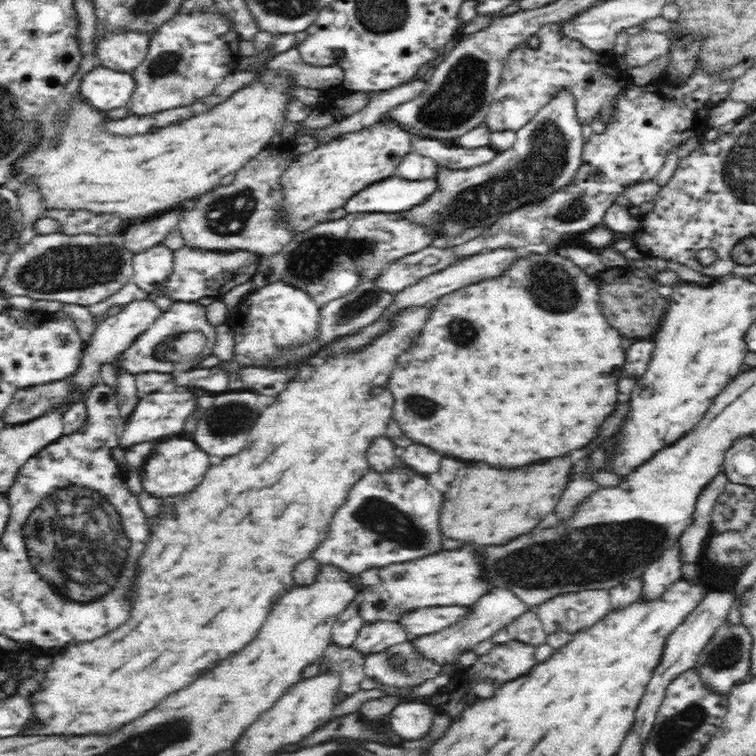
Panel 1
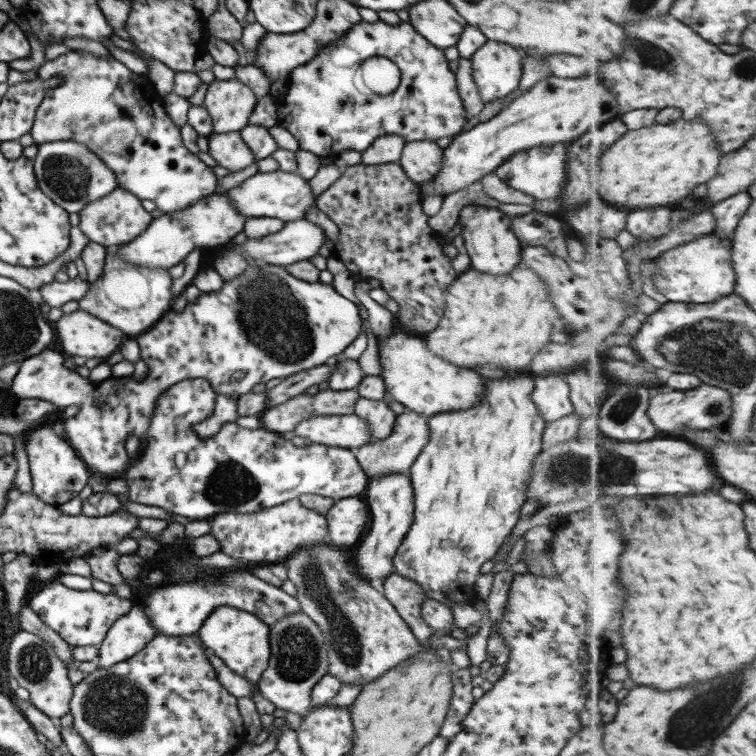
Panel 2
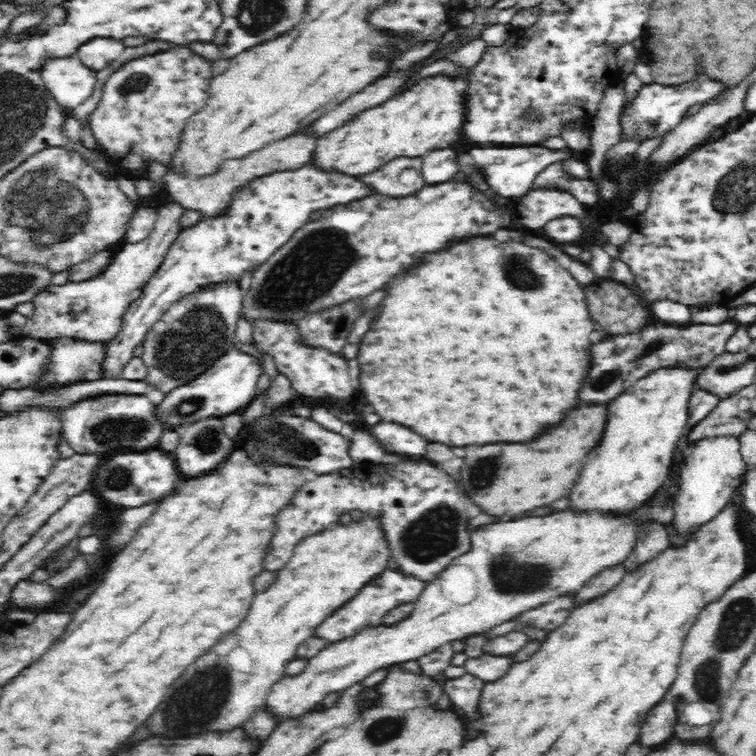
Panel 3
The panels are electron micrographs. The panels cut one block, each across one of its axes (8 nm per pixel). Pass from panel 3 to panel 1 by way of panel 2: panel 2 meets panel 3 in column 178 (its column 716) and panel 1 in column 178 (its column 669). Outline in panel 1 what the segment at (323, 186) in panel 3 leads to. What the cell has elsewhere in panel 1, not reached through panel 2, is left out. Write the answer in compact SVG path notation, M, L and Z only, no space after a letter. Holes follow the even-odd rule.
M184 245L173 252L173 271L163 284L165 294L173 300L194 302L204 297L213 299L224 296L230 288L252 280L263 264L263 259L256 253L236 251L231 253L201 251Z

